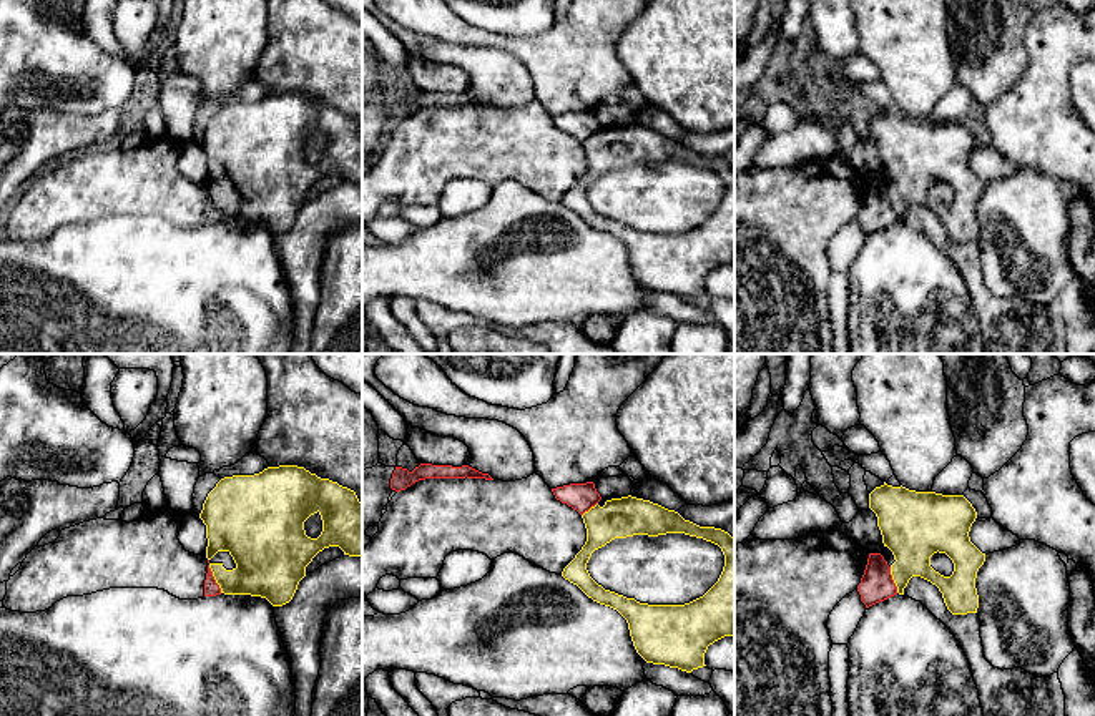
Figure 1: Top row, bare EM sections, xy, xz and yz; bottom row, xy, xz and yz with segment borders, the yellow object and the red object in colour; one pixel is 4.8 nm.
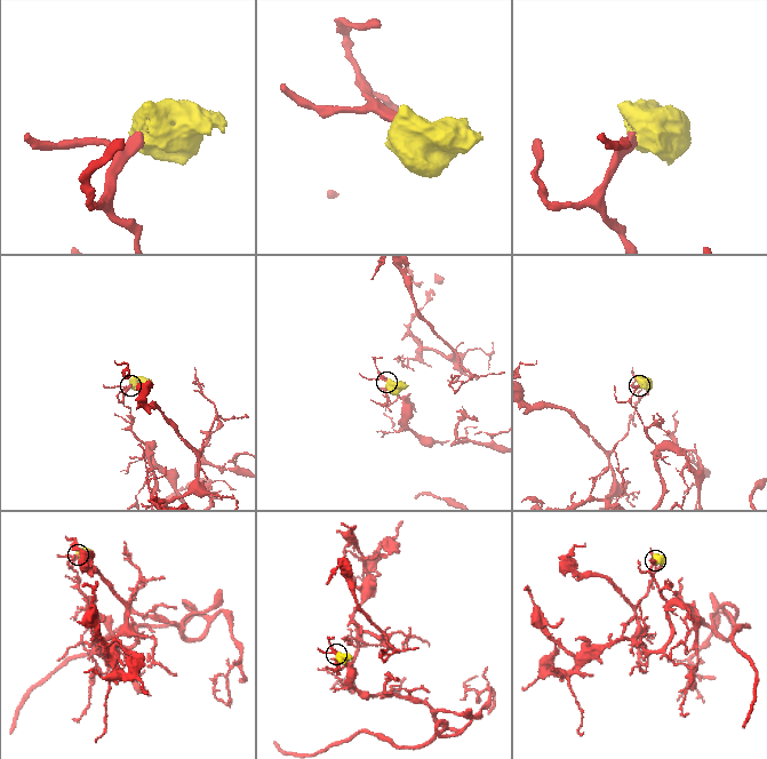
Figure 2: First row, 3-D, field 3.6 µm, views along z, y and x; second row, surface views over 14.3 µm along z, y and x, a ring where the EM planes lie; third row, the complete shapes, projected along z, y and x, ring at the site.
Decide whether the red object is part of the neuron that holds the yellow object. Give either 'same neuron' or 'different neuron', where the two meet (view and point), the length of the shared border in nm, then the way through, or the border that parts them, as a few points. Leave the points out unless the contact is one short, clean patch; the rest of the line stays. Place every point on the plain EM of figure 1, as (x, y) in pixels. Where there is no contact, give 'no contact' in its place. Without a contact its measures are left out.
different neuron; contact xy (215, 206); length 150 nm; border xy (208, 193), (221, 220)

